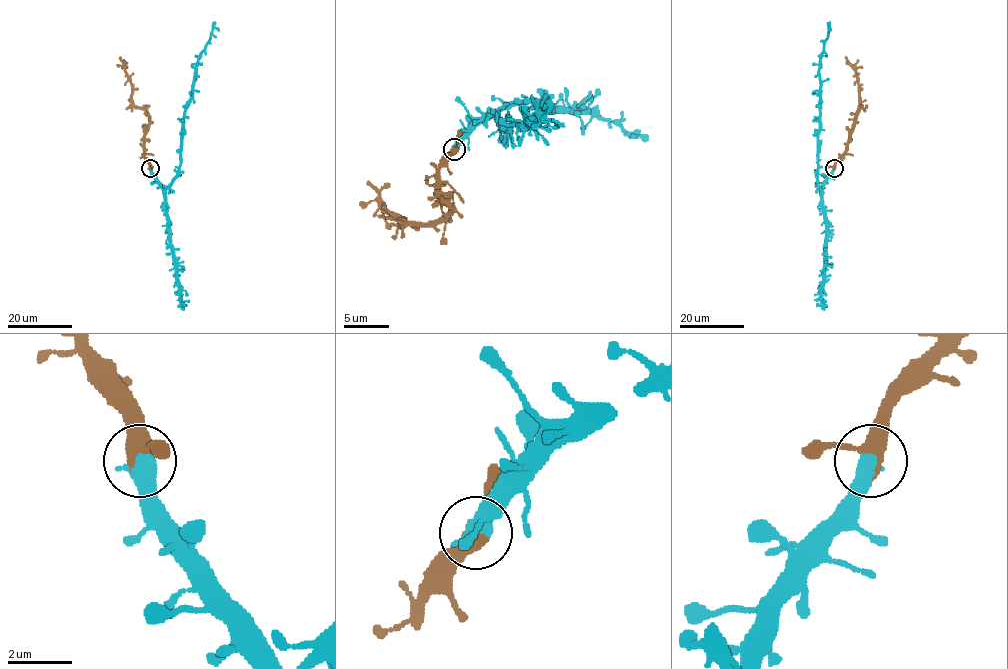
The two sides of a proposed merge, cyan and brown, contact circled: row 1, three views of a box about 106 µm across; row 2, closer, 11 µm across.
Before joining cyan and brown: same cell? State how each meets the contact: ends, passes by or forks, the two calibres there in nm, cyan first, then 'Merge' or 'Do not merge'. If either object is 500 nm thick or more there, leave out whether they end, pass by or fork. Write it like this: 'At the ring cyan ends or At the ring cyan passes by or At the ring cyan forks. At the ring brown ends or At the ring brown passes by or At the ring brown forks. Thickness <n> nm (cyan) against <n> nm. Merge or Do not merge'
Thickness 550 nm (cyan) against 480 nm. Merge

